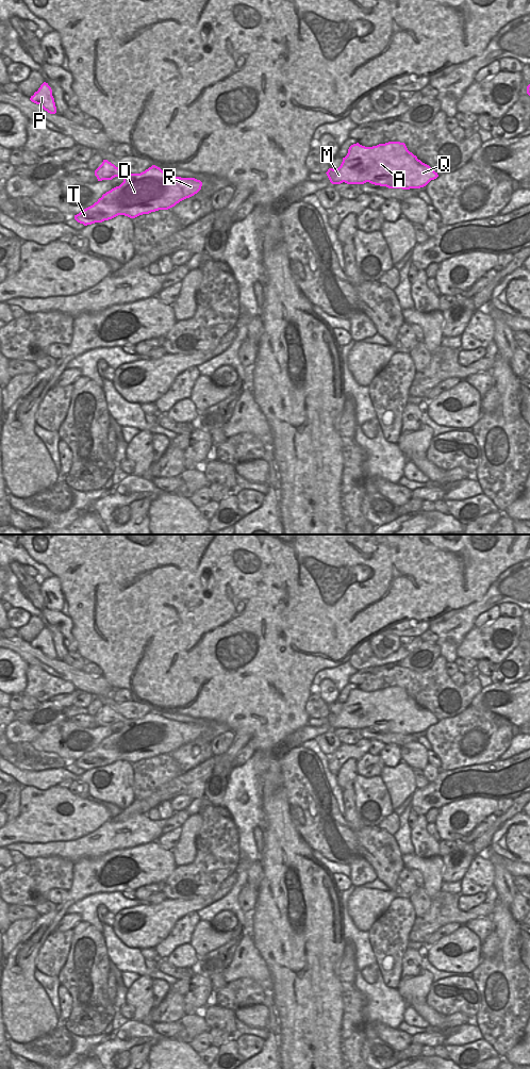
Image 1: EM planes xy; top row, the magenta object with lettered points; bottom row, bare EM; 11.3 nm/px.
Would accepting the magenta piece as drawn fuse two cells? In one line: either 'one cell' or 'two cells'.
one cell

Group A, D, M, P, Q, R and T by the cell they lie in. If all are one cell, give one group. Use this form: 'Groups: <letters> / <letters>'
Groups: A D M P Q R T.

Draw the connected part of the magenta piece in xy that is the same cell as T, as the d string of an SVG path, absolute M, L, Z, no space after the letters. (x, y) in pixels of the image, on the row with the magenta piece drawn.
M103 160L95 170L95 176L98 181L122 177L123 182L74 215L74 219L84 226L118 215L135 218L159 210L168 210L197 194L202 186L200 180L175 177L155 165L140 174L126 174L107 160Z

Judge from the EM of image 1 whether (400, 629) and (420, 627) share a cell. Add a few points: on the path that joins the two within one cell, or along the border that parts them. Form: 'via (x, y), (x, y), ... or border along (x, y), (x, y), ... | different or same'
via (406, 627), (415, 627) | same

